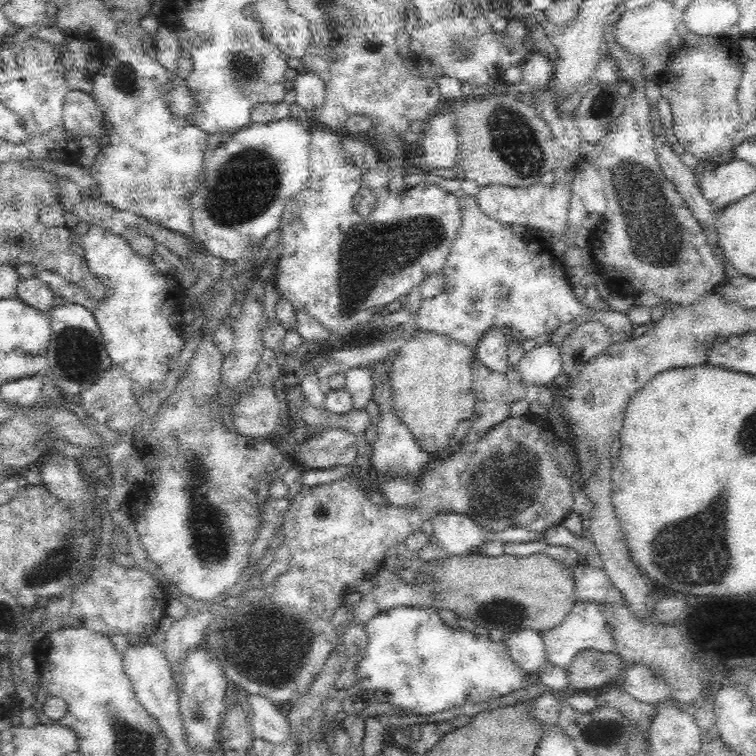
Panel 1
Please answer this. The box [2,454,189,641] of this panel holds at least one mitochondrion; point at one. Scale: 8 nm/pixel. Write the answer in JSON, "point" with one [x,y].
{"point":[56,563]}

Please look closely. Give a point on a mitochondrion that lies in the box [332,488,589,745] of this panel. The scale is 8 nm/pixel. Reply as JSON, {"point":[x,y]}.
{"point":[500,613]}

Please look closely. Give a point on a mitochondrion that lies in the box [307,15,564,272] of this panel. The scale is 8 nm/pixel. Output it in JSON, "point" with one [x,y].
{"point":[509,140]}

